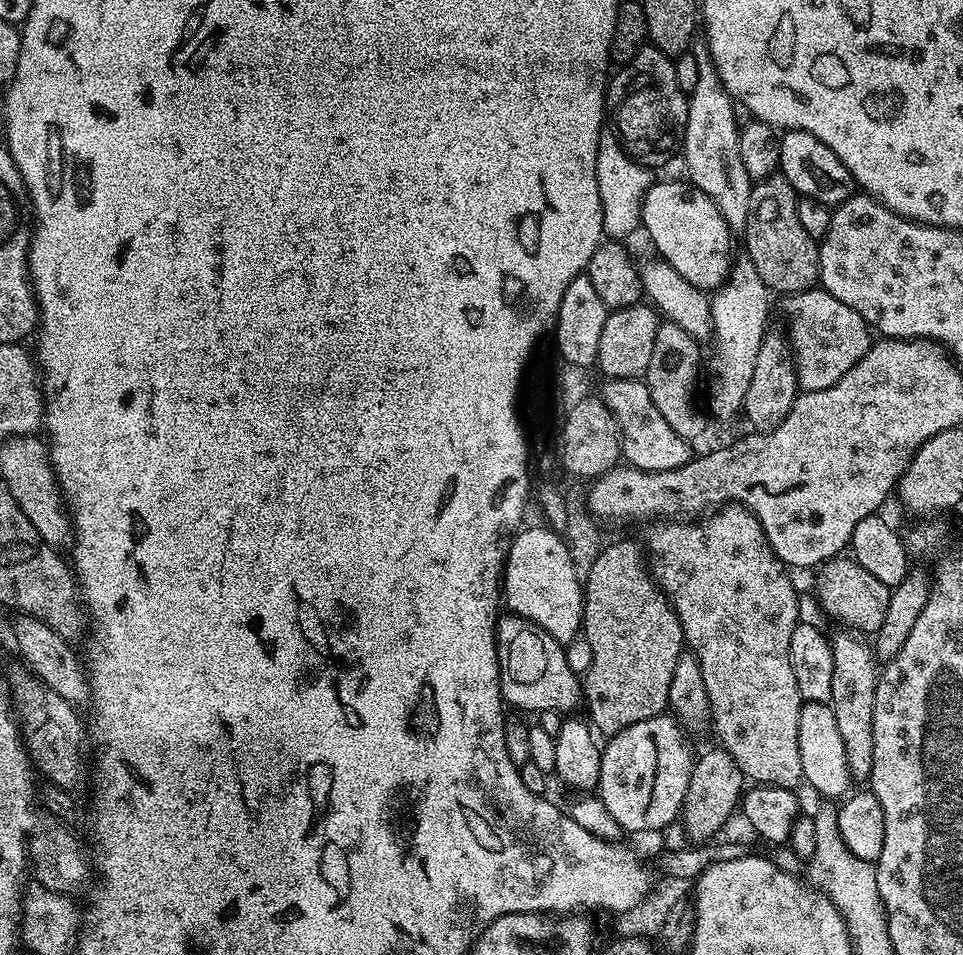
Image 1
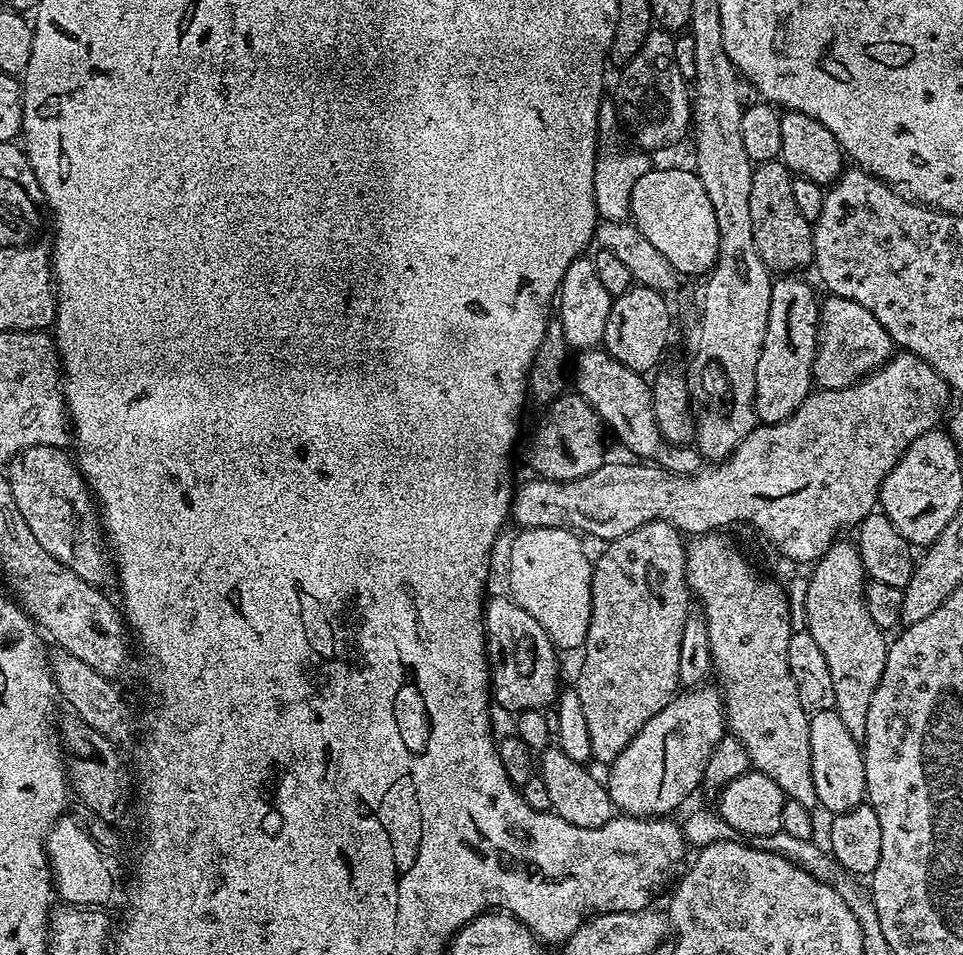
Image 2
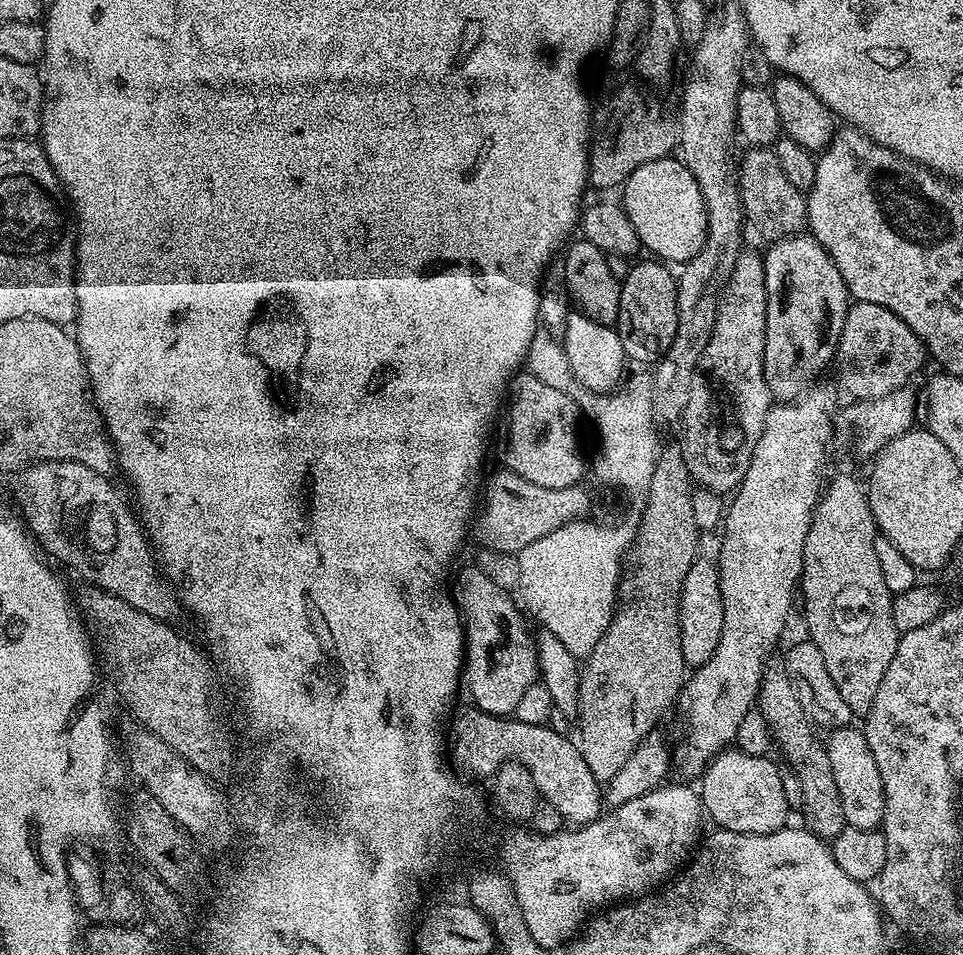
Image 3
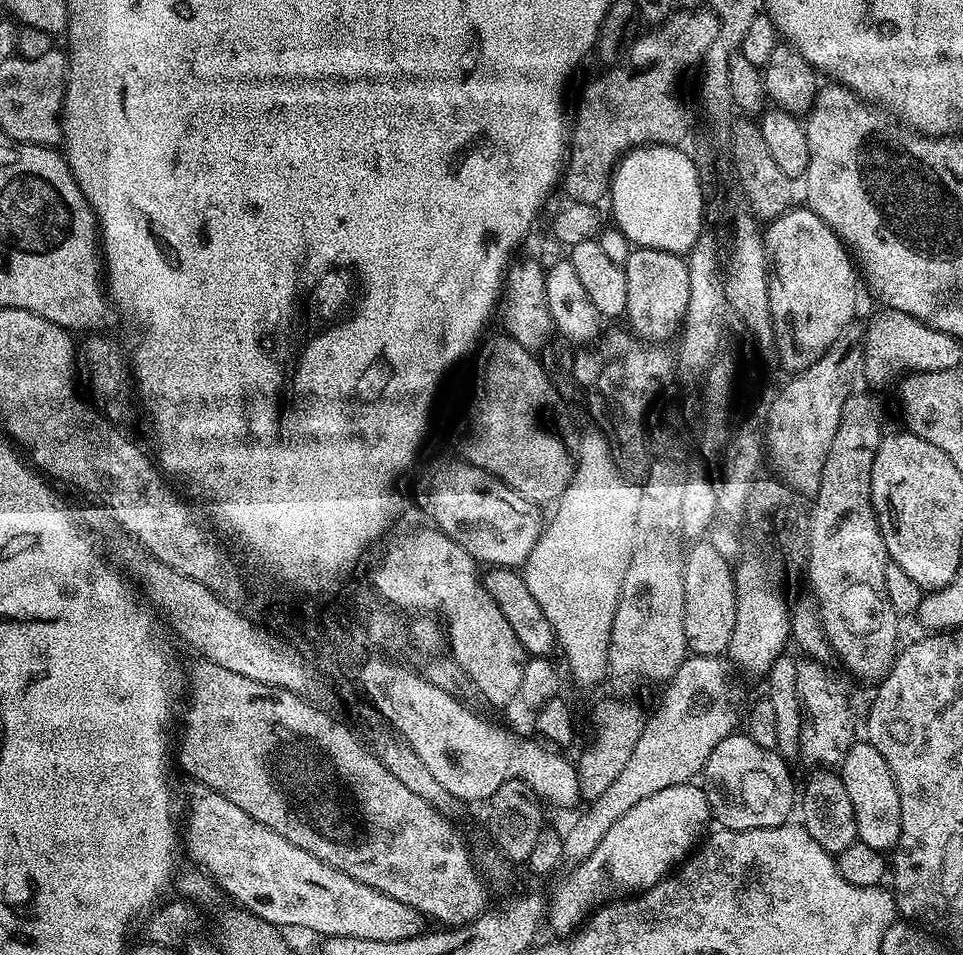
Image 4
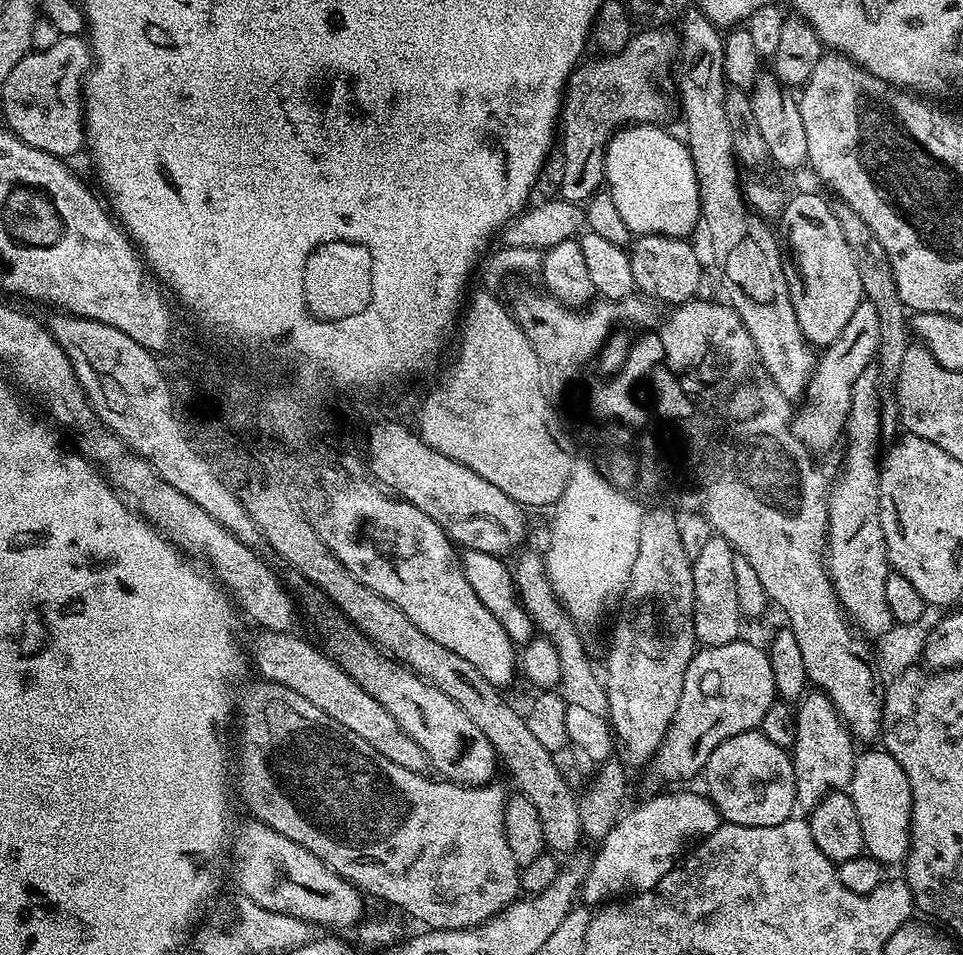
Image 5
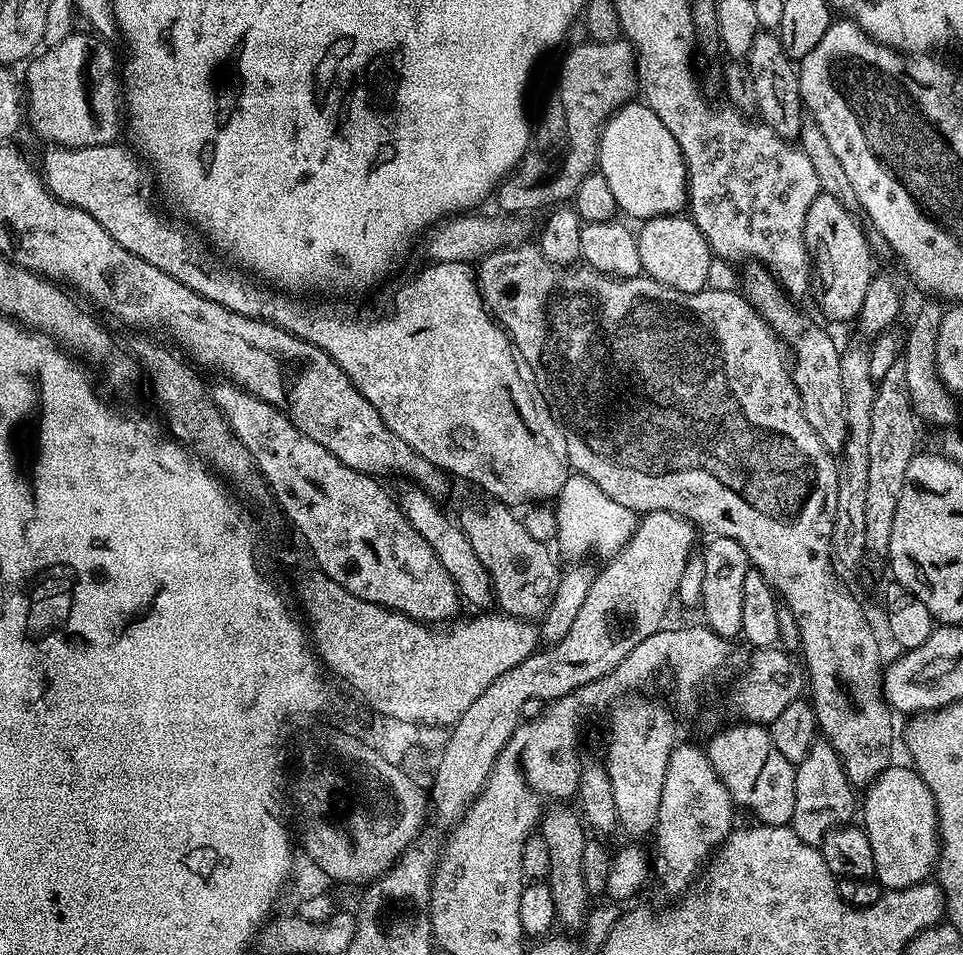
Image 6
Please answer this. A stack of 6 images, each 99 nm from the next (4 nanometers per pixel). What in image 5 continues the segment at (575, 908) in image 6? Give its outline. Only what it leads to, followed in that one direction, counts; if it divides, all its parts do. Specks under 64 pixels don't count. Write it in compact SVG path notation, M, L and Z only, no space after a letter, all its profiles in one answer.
M475 677L470 679L468 688L460 692L459 708L491 742L499 763L503 769L505 766L518 784L519 793L533 803L542 825L545 847L560 856L575 851L577 842L582 838L579 801L562 778L554 762L553 753L532 735L525 717L521 713L518 714L499 695L499 691L484 686L481 686L481 689L480 686L481 683Z

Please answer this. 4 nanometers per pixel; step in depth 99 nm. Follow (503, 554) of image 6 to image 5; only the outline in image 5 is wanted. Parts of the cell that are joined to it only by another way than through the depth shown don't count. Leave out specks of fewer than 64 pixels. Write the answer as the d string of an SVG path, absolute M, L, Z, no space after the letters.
M526 552L524 554L519 553L515 564L511 565L512 580L515 582L517 596L520 599L520 604L526 610L527 614L533 620L533 623L537 626L537 629L545 636L549 637L549 640L553 644L556 650L558 650L559 658L559 672L560 682L558 685L558 693L561 695L566 705L576 705L589 710L595 715L607 717L608 715L608 693L607 687L600 682L590 664L590 660L584 650L584 642L578 631L579 627L575 621L572 621L568 616L568 612L561 607L559 600L556 599L553 594L553 588L549 584L548 576L545 574L543 557L537 553Z

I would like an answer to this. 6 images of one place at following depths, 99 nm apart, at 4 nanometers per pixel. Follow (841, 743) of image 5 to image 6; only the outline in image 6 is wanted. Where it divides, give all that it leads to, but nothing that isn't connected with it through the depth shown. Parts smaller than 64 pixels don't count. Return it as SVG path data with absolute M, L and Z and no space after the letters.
M817 739L815 744L810 746L810 750L806 754L806 758L802 758L802 762L795 765L796 781L794 782L794 814L792 815L791 827L794 834L798 834L798 838L806 844L818 846L826 838L826 834L831 828L839 828L847 825L848 820L852 816L852 811L857 811L858 796L855 796L854 785L846 778L846 770L843 762L838 758L838 754L834 750L834 746L830 746L827 740Z

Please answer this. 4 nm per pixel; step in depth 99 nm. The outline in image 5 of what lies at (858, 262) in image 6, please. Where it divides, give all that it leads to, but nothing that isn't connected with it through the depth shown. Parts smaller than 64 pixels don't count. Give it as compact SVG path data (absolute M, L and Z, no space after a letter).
M800 192L785 203L778 217L788 231L787 255L788 252L792 255L788 293L805 341L816 350L827 348L838 334L842 334L846 322L850 322L854 310L858 310L861 300L865 299L849 243L832 207L829 201L812 192Z

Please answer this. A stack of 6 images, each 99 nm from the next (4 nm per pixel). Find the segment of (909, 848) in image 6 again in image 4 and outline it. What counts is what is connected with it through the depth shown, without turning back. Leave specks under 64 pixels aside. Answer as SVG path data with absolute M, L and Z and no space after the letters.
M854 743L840 761L838 775L854 806L857 841L883 853L895 849L900 837L900 799L890 766L886 766L886 758L882 758L870 743Z

